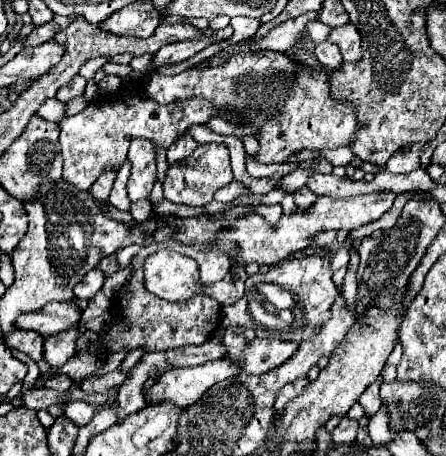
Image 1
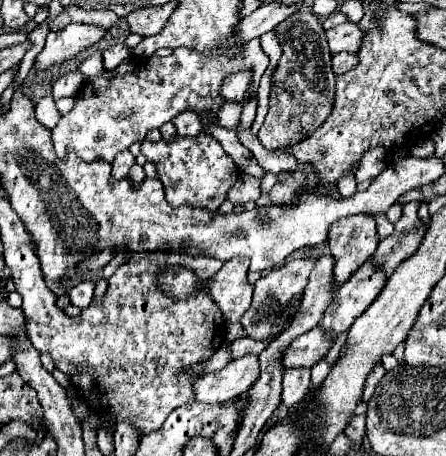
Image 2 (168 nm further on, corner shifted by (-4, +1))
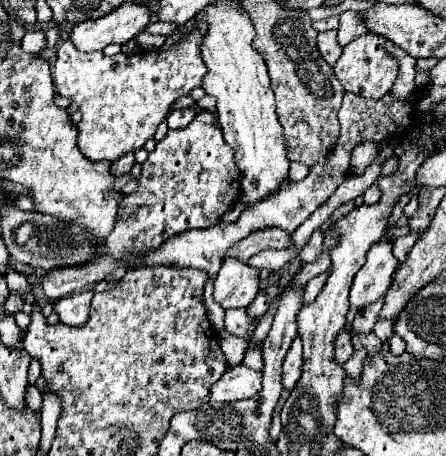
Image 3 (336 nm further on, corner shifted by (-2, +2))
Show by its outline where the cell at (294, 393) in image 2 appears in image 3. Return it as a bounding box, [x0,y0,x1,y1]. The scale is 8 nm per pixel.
[283,336,303,390]

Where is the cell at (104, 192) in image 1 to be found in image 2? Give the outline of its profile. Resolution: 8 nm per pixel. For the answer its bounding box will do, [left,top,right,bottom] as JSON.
[111,151,135,179]

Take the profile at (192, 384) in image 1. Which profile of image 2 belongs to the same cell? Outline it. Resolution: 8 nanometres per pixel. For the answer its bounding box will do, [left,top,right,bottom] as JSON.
[193,355,259,405]

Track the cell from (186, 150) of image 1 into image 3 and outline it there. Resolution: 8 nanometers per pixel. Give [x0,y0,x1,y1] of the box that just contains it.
[167,106,195,128]

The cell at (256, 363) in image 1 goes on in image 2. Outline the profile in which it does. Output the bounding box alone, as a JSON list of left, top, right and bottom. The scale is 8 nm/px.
[281,327,331,367]

